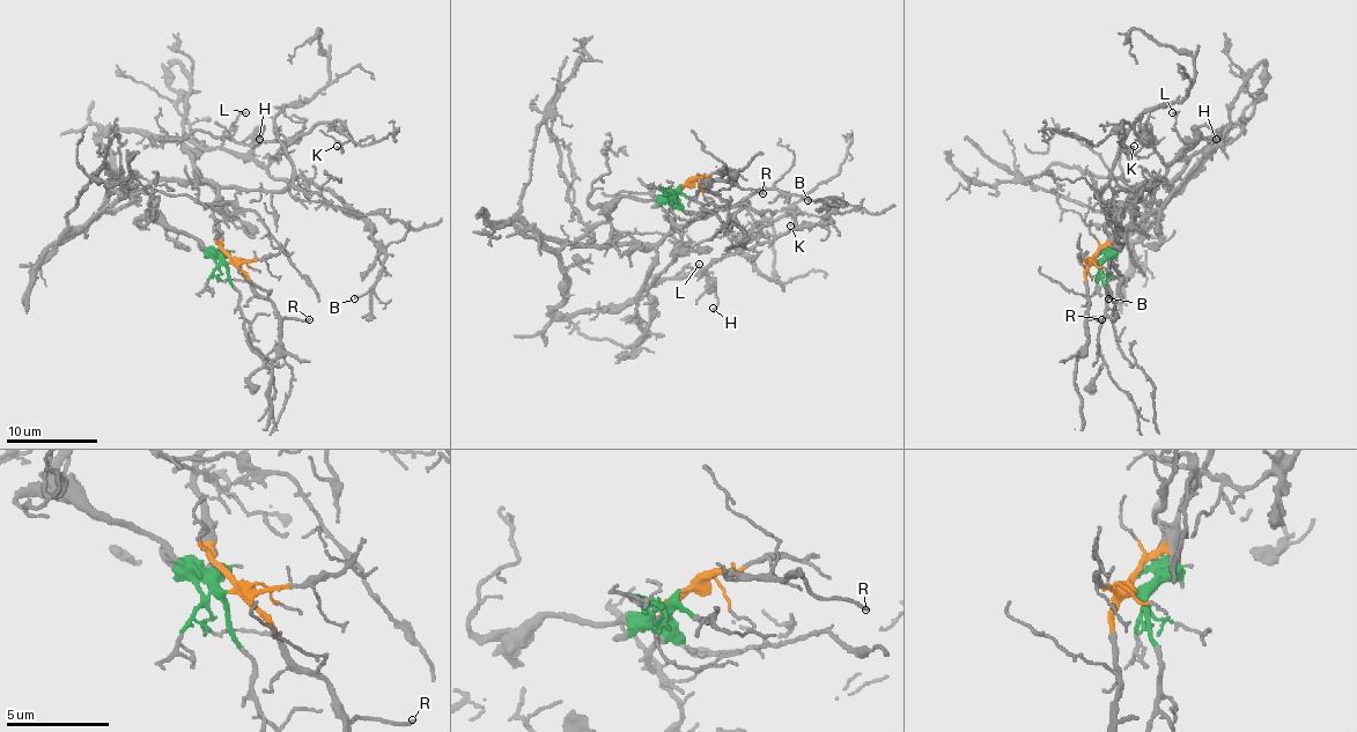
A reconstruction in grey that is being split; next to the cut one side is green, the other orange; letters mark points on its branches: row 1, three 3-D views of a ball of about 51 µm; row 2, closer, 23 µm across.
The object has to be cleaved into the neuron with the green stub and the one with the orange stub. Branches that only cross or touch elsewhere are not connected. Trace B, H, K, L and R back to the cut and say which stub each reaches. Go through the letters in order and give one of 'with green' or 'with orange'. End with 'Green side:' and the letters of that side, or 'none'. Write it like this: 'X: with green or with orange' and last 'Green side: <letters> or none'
B: with green
H: with green
K: with green
L: with green
R: with orange
Green side: B, H, K, L

